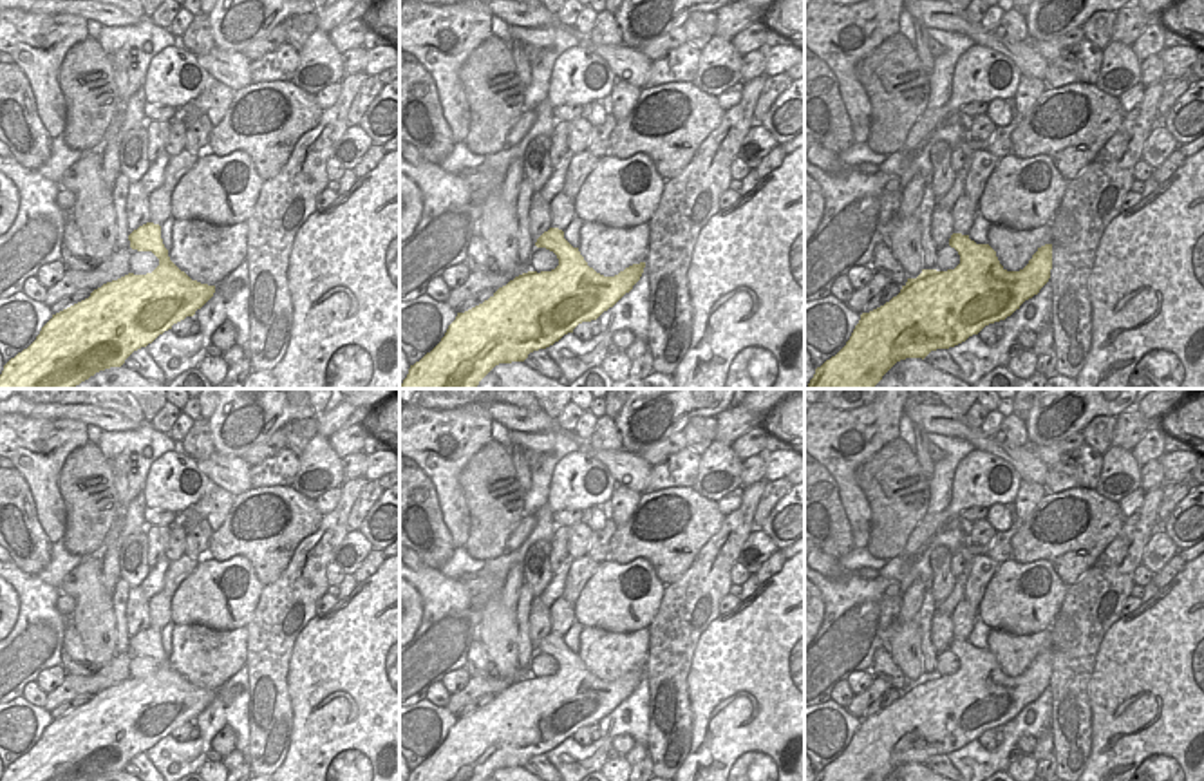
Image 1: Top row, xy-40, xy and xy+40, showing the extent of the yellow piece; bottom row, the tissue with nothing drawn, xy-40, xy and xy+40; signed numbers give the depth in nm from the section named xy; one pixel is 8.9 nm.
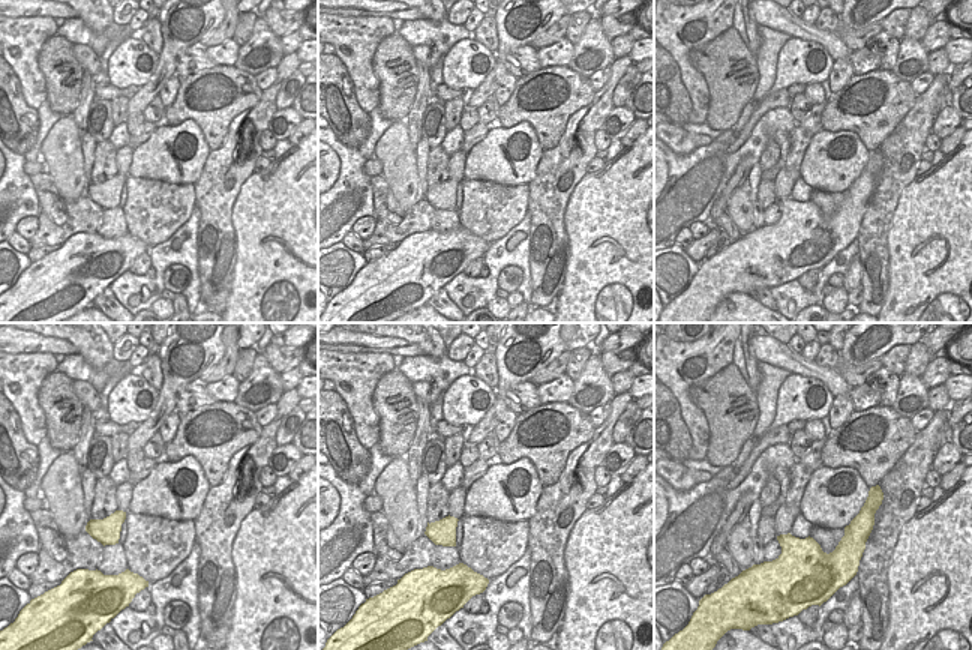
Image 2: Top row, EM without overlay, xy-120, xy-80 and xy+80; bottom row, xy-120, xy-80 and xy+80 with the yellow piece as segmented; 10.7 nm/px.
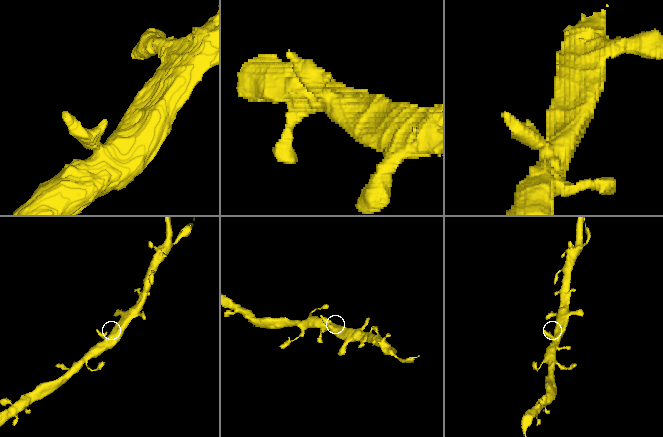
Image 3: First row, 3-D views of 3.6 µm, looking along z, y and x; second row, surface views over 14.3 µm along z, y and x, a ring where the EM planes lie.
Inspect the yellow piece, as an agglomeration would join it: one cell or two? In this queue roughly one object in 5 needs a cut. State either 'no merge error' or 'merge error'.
no merge error

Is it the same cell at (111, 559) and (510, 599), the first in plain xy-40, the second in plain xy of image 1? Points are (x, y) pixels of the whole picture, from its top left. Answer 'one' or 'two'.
one

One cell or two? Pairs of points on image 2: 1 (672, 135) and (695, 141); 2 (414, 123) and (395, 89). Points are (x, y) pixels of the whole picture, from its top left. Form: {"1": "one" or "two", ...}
{"1": "one", "2": "two"}

